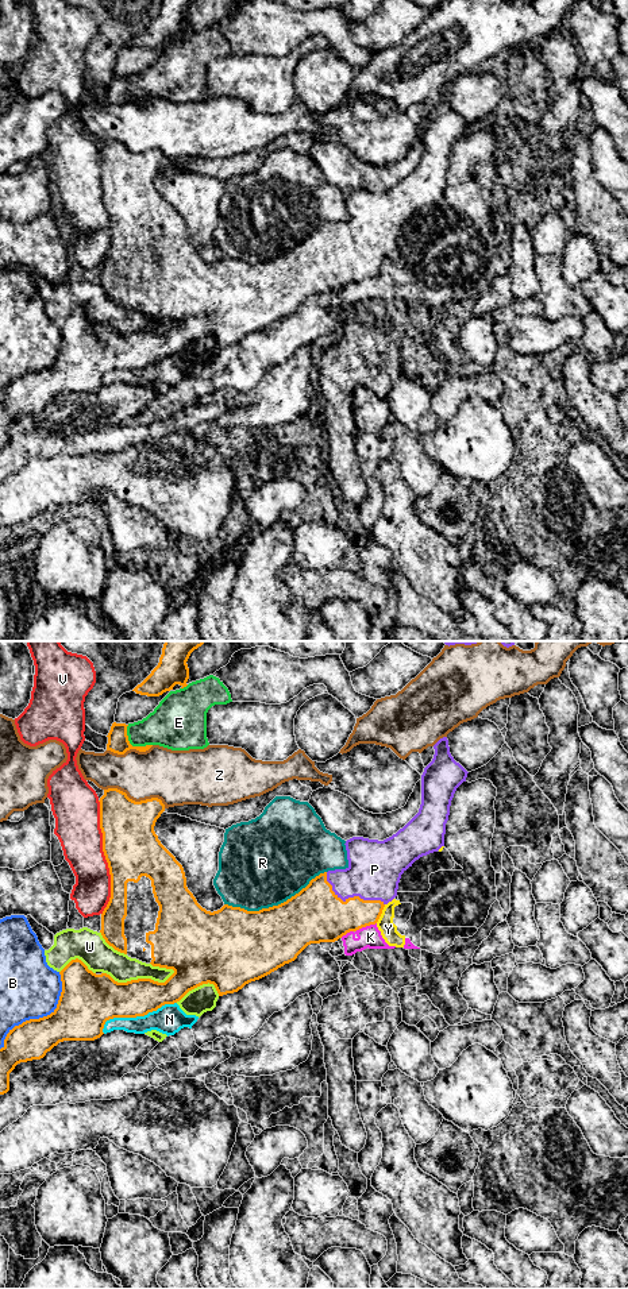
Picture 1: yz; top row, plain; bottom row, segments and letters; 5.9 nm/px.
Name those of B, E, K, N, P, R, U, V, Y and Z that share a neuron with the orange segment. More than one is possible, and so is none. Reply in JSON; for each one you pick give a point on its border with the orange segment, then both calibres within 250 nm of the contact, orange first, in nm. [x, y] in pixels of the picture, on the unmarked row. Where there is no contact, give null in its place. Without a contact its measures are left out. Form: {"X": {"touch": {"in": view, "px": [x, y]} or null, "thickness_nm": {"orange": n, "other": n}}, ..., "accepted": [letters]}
{"P": {"touch": {"in": "yz", "px": [350, 250]}, "thickness_nm": {"orange": 320, "other": 320}}, "accepted": ["P"]}

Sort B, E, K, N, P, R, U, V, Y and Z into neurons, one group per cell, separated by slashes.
B / E / K U Y / N / P / R / V / Z

